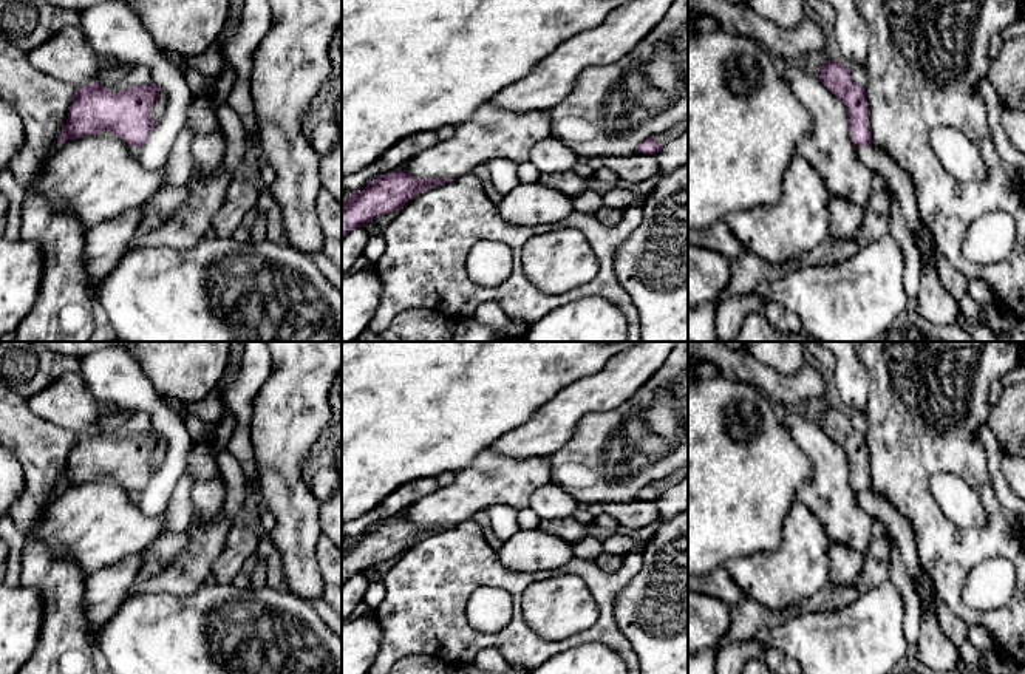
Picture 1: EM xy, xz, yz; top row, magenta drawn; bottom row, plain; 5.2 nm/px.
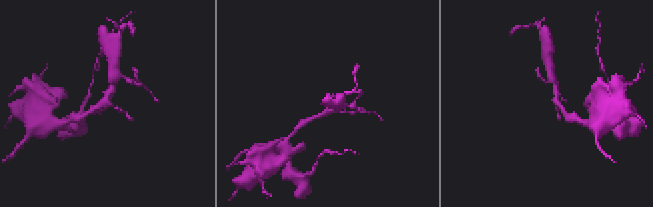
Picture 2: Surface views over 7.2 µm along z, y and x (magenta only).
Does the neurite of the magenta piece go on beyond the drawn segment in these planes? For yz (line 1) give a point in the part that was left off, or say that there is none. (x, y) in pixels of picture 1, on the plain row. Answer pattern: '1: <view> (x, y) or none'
1: yz (878, 507)

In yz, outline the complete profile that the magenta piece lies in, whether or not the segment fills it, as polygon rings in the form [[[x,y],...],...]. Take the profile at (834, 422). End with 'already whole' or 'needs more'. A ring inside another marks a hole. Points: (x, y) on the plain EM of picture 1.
[[[827,407],[821,413],[821,430],[846,453],[849,479],[858,493],[861,507],[875,519],[881,521],[897,541],[903,567],[912,586],[920,577],[920,560],[914,532],[895,507],[872,490],[870,456],[866,436],[856,431],[852,420],[841,410]]] | needs more

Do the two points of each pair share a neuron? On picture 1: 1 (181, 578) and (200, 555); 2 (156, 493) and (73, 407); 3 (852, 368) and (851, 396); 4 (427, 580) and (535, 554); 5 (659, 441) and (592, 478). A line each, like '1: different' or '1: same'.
1: same
2: different
3: same
4: different
5: same

